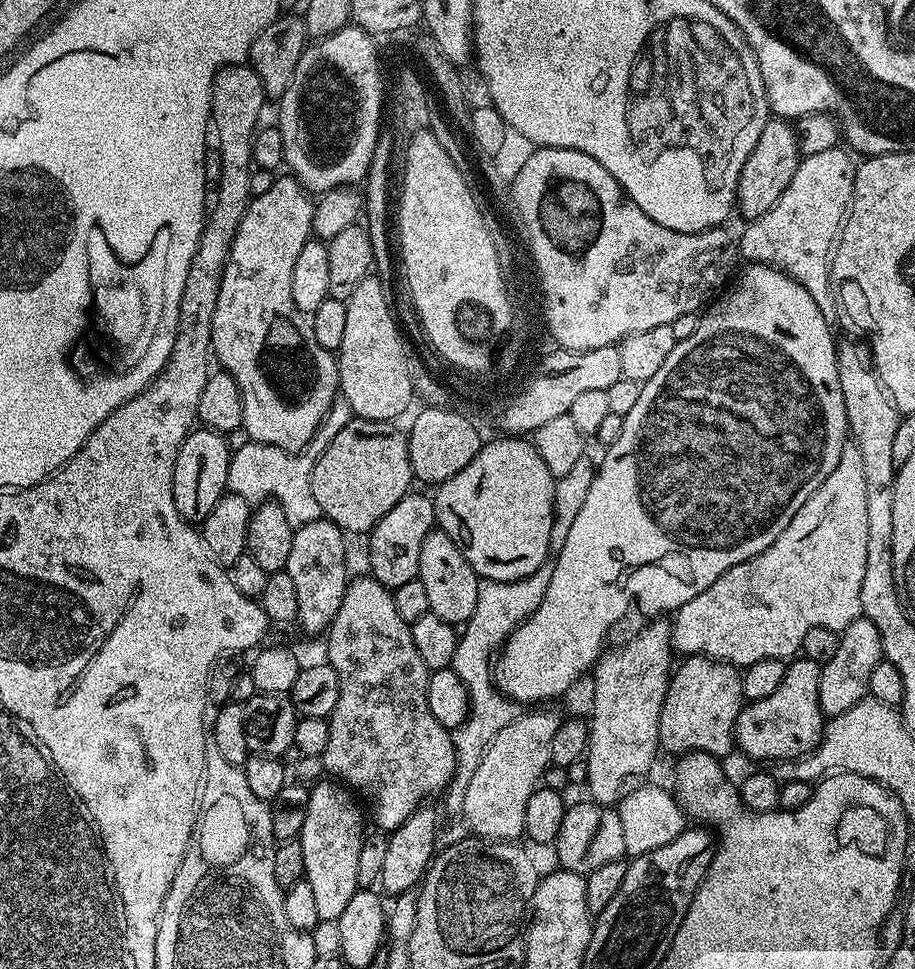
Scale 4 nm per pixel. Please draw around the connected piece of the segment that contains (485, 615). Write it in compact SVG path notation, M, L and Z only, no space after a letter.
M546 563L538 566L538 570L534 570L534 574L530 574L521 580L511 580L510 582L481 580L478 586L478 602L474 602L474 614L470 614L468 623L463 625L462 631L459 633L451 666L452 671L458 674L458 678L462 678L462 682L468 691L468 717L462 722L462 726L451 729L454 750L456 751L456 769L452 775L452 780L449 782L442 796L445 806L454 812L454 814L462 813L462 802L466 794L466 786L470 784L470 777L474 774L474 770L478 770L478 762L482 762L482 754L488 749L490 742L498 734L498 730L502 730L502 726L506 726L511 720L515 720L518 715L517 701L509 700L496 687L494 679L494 657L497 655L498 649L503 645L504 641L508 639L509 634L527 616L534 614L534 610L538 610L542 598L546 598L546 586L550 586L551 577L552 564Z

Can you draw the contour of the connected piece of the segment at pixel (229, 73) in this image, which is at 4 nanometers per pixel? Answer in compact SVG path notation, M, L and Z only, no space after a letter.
M247 63L227 64L216 72L212 83L212 119L214 140L220 143L220 185L215 195L245 196L251 200L254 195L252 188L252 138L261 123L260 111L266 105L264 87L258 74Z

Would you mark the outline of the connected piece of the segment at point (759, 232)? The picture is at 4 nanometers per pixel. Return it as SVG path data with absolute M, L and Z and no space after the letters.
M844 146L804 156L794 178L790 178L790 186L782 190L782 198L738 236L738 252L745 261L771 264L797 280L830 322L838 316L830 257L852 202L856 166L853 153Z

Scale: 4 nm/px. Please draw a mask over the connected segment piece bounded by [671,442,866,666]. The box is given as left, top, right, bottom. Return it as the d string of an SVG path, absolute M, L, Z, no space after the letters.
M848 442L838 458L838 466L826 474L822 486L806 498L802 510L790 518L790 526L782 530L773 544L754 558L726 570L718 582L706 586L702 594L676 609L671 621L673 649L684 656L710 656L737 666L762 662L762 658L787 661L800 652L802 638L814 626L826 626L826 630L841 633L850 622L861 619L860 595L865 570L866 477L861 451L855 443Z

